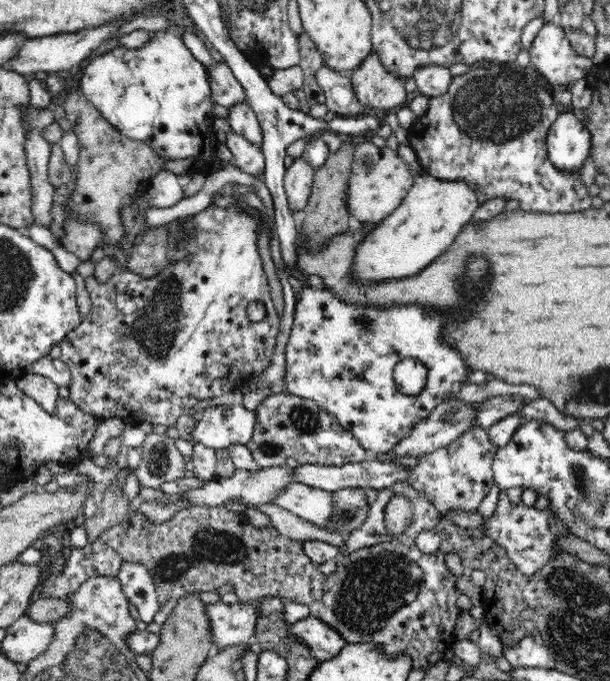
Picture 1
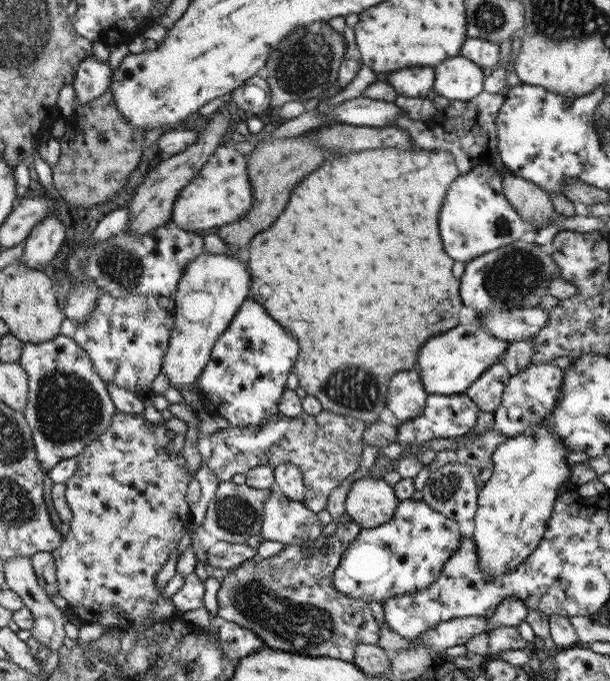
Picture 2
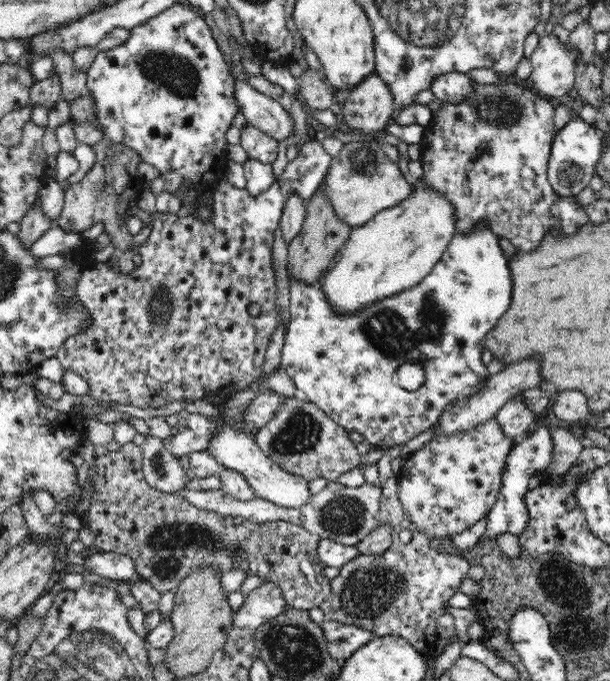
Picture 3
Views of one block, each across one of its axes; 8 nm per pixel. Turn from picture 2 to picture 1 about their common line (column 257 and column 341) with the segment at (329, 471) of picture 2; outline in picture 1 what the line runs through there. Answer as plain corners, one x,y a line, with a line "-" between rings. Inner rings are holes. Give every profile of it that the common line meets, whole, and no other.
285,391
268,396
254,411
256,428
245,445
263,469
274,466
298,468
306,464
344,466
364,461
365,448
354,434
313,400

